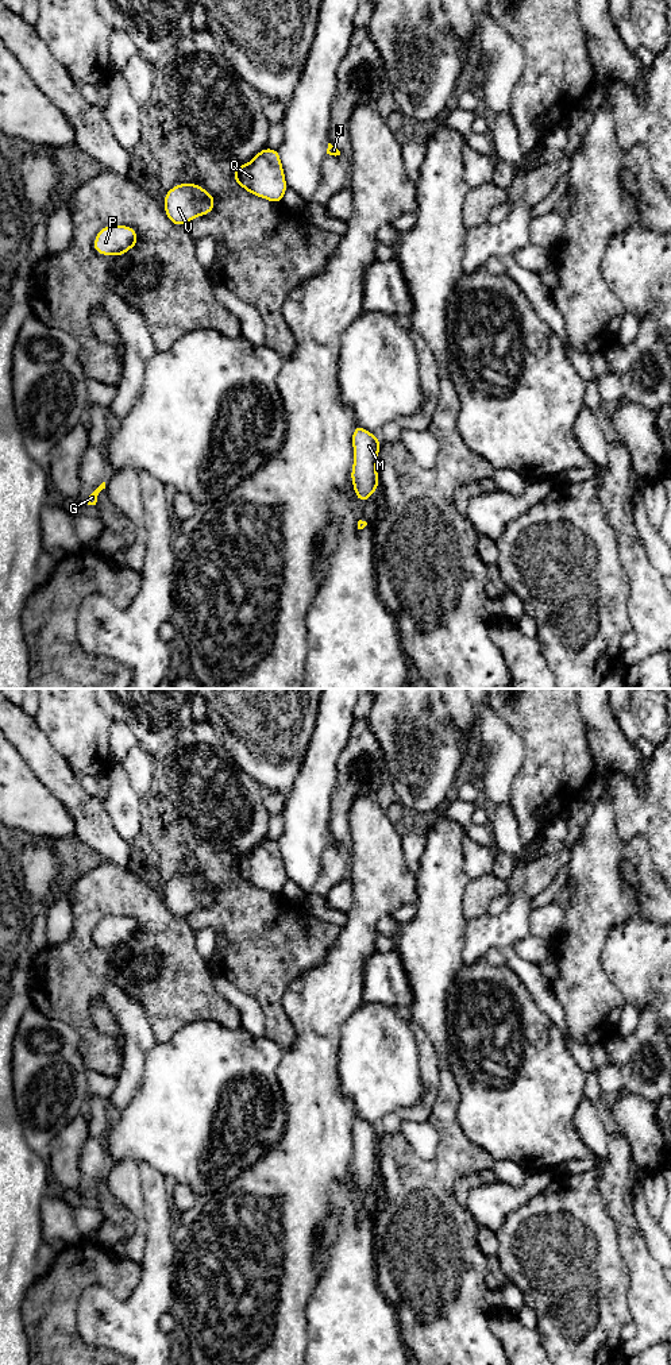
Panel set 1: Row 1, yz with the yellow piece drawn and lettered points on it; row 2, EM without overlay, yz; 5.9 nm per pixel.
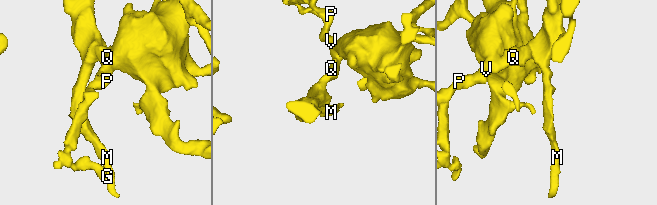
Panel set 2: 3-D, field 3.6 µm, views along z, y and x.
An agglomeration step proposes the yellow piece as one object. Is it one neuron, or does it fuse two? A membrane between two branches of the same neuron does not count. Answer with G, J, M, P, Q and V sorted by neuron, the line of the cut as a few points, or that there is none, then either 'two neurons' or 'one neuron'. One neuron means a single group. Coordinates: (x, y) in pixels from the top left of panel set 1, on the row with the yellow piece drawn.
groups G J M P Q V; cut none; one neuron

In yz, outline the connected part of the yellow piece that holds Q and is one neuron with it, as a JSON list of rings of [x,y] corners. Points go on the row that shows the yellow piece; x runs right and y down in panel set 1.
[[[263,149],[247,165],[235,166],[234,178],[248,193],[271,203],[282,203],[288,189],[277,149]]]

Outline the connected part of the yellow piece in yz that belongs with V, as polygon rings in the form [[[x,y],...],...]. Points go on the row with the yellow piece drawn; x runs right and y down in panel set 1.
[[[177,184],[166,193],[163,204],[173,224],[186,225],[192,219],[211,213],[215,197],[197,184]]]

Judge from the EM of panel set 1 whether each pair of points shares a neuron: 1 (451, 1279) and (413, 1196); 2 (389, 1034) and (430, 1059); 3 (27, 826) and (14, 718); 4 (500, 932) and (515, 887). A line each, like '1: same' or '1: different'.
1: same
2: different
3: different
4: same

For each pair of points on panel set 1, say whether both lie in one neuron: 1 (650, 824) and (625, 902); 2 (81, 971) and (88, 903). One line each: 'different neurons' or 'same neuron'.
1: different neurons
2: same neuron

